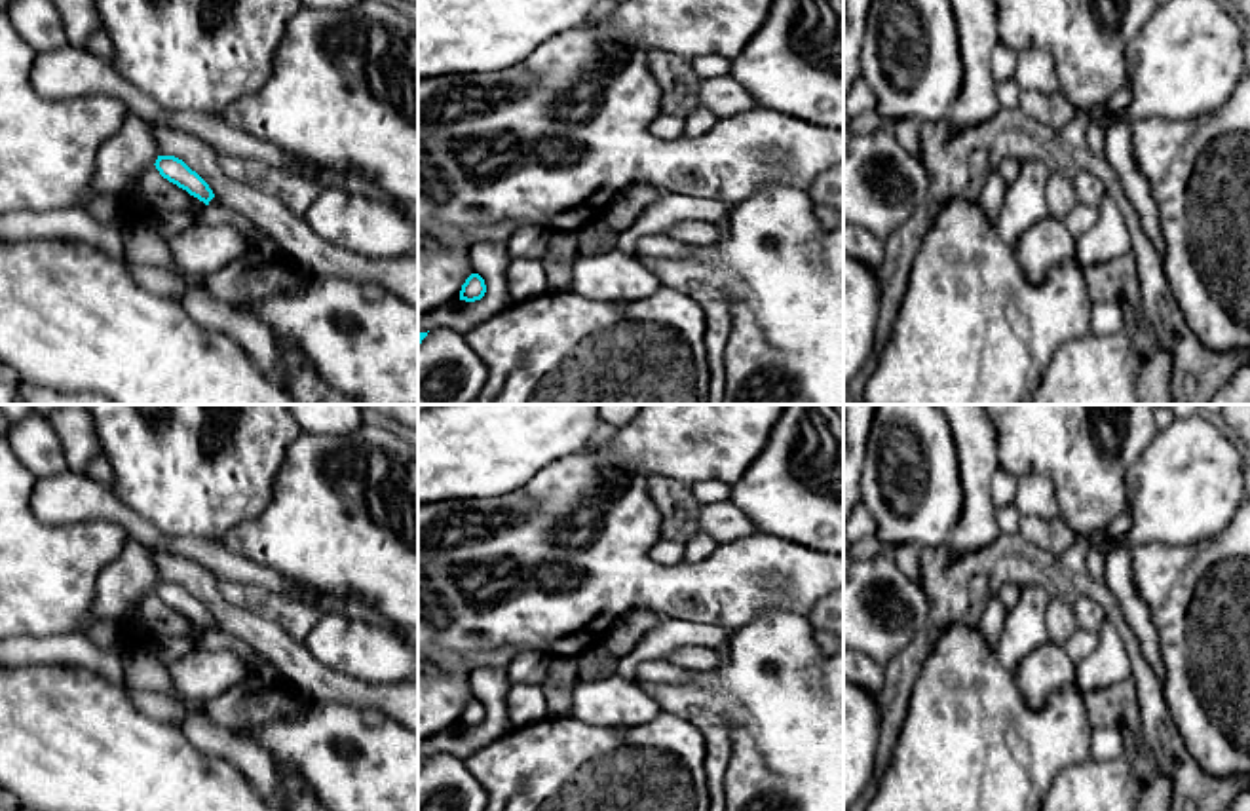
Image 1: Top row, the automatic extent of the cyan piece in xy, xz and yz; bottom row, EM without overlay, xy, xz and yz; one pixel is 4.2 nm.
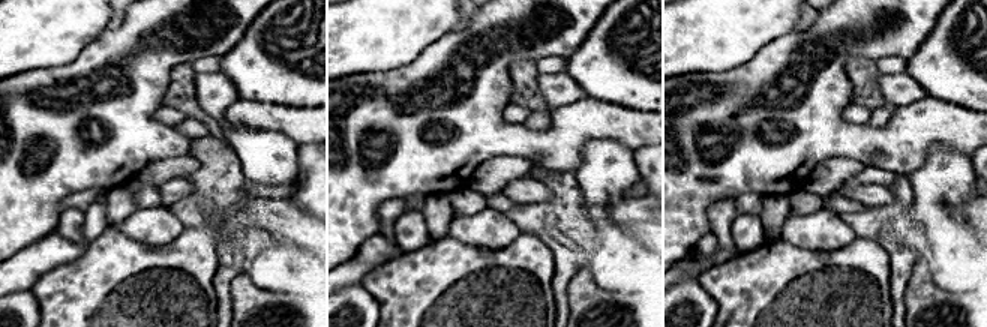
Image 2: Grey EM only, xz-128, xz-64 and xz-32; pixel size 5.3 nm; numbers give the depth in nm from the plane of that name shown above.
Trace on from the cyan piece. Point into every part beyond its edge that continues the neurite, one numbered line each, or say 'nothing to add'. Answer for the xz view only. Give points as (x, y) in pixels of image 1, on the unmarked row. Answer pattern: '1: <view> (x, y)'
nothing to add

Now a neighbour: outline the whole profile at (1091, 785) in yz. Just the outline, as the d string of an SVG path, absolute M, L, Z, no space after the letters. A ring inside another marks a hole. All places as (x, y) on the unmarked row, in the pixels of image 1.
M1087 758L1056 775L1039 811L1134 811L1134 794L1127 758Z

